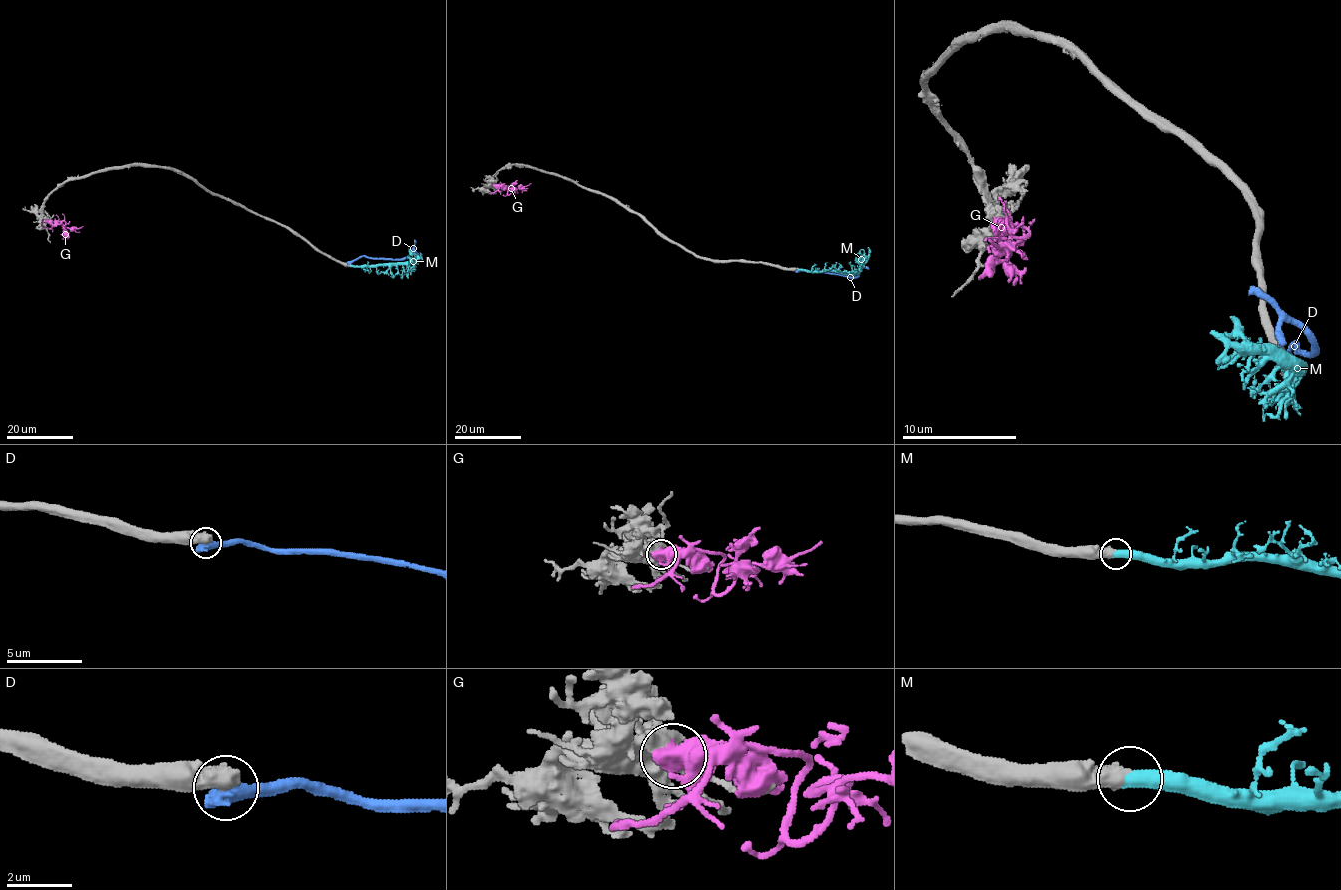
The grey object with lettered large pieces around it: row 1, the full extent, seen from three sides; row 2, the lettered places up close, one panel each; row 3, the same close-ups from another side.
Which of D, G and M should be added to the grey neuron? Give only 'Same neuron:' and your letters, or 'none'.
Same neuron: M

